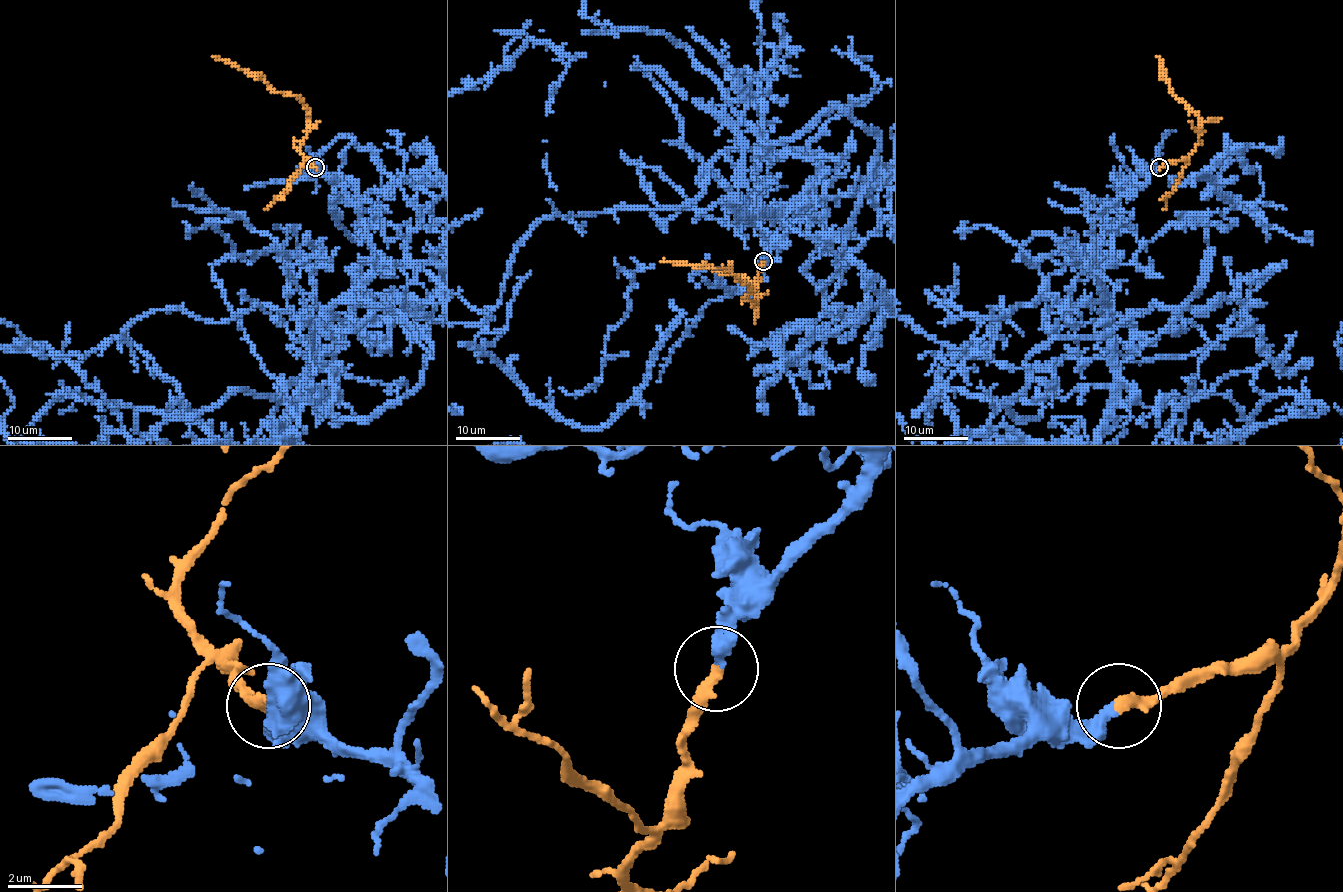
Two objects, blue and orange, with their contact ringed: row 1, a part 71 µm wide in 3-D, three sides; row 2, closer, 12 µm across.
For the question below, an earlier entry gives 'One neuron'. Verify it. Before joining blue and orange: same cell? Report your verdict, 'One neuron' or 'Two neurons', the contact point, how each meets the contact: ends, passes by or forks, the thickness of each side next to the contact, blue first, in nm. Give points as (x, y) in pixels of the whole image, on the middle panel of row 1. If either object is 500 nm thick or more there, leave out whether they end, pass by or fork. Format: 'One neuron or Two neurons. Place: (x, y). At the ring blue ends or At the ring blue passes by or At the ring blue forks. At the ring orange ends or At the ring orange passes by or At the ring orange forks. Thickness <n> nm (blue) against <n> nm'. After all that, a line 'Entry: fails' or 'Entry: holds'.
One neuron. Place: (763, 261). At the ring blue ends. At the ring orange ends. Thickness 320 nm (blue) against 280 nm
Entry: holds

